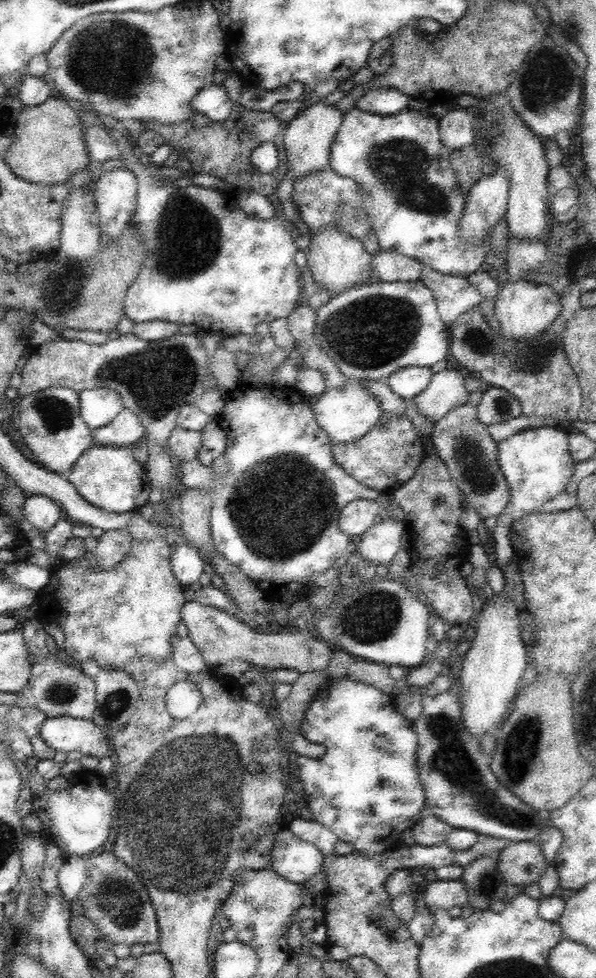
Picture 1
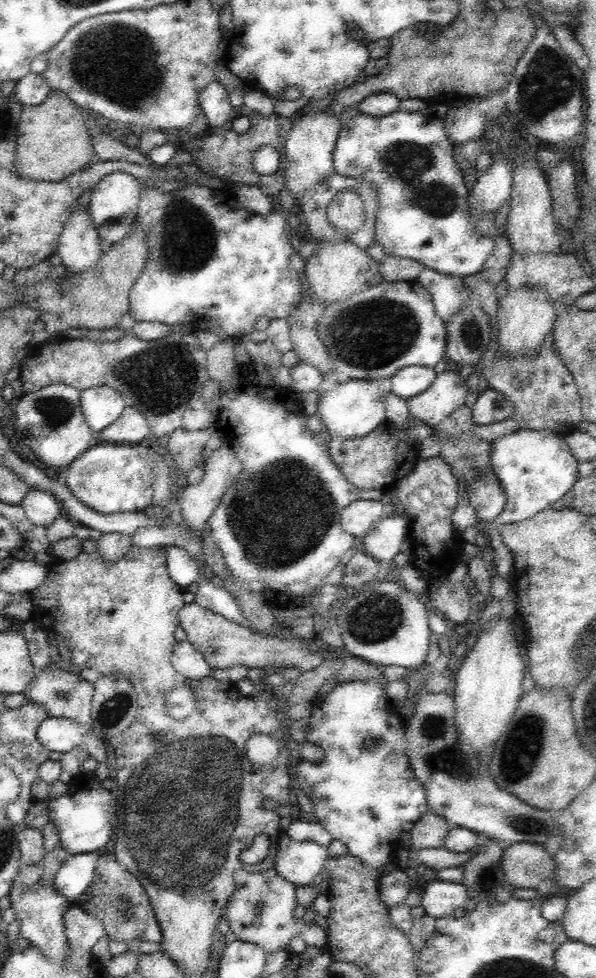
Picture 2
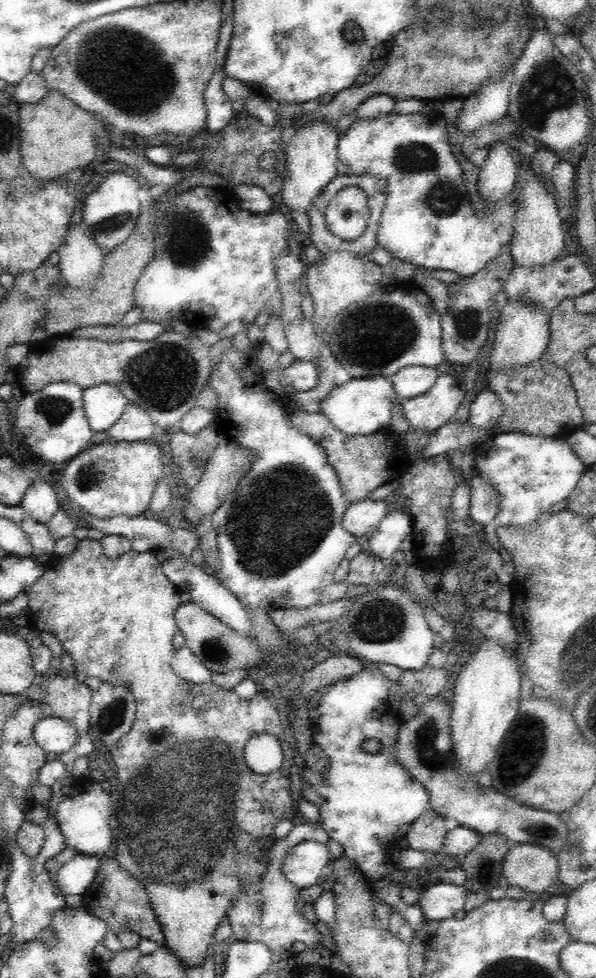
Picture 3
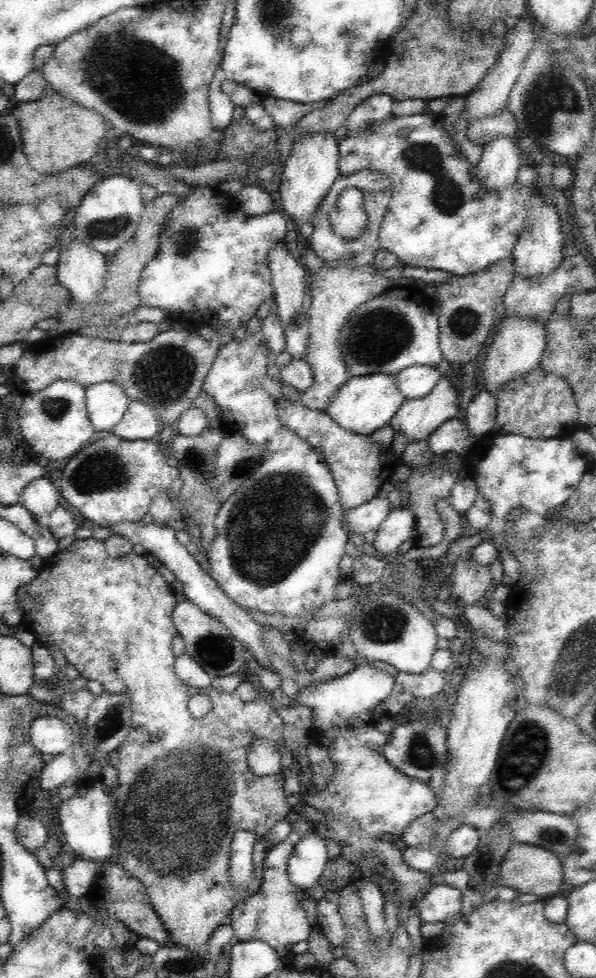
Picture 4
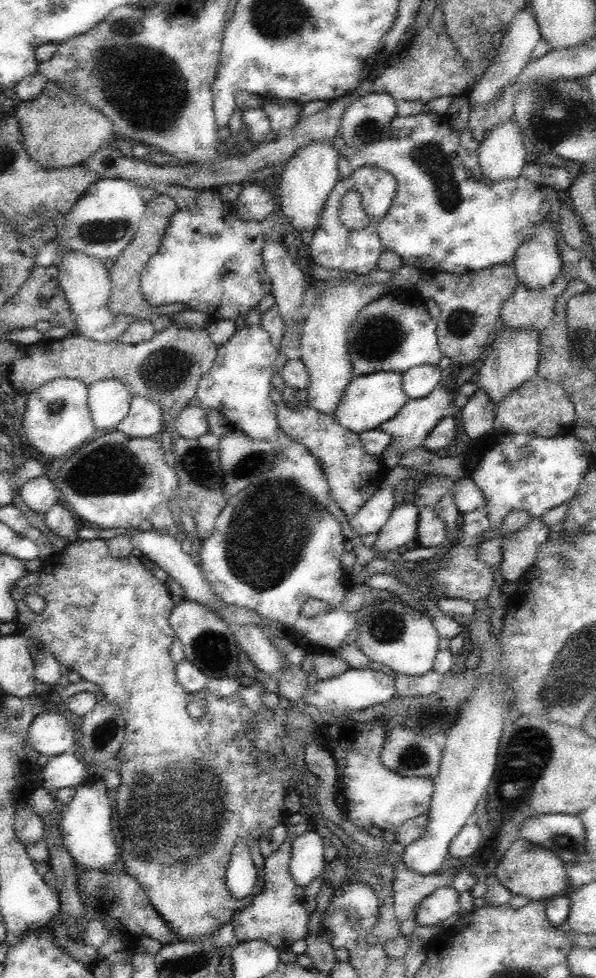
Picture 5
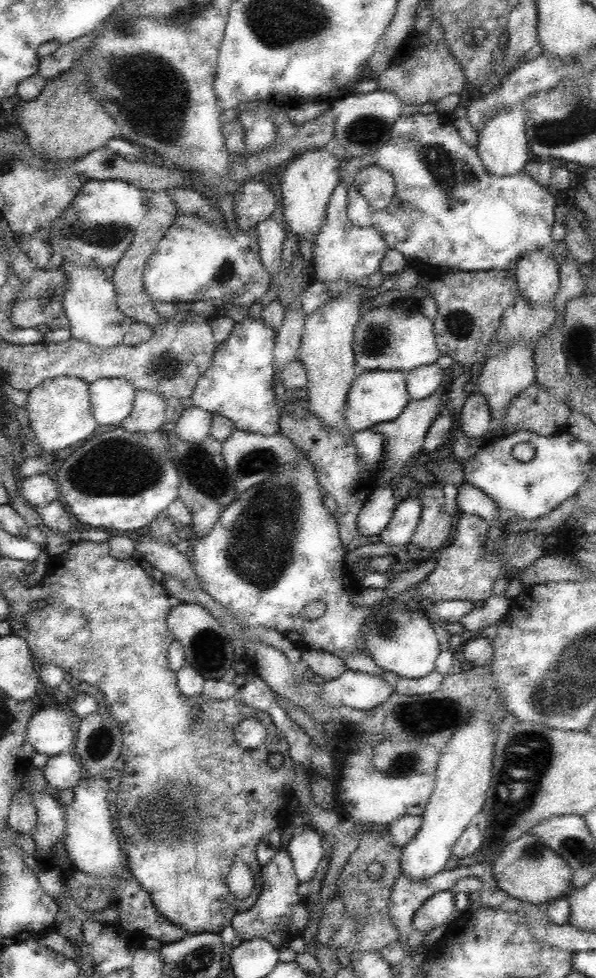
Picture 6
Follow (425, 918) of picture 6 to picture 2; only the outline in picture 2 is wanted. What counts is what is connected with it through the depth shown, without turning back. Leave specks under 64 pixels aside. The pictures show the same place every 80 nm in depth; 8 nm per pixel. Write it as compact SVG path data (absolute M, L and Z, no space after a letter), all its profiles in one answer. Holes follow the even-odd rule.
M436 878L426 886L421 907L428 916L436 920L453 915L458 908L465 908L468 898L468 892L461 883L445 882Z

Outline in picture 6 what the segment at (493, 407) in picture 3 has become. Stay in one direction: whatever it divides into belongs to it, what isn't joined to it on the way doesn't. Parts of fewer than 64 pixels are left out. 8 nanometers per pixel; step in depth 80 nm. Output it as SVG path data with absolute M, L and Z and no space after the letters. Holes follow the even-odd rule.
M482 393L470 394L462 408L462 431L466 436L485 438L495 430L494 423L490 406Z

